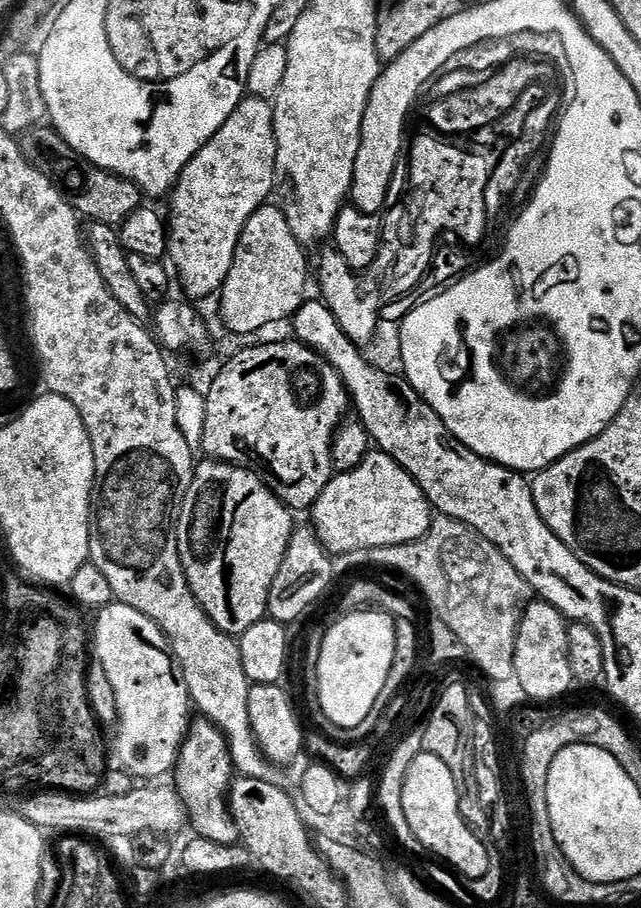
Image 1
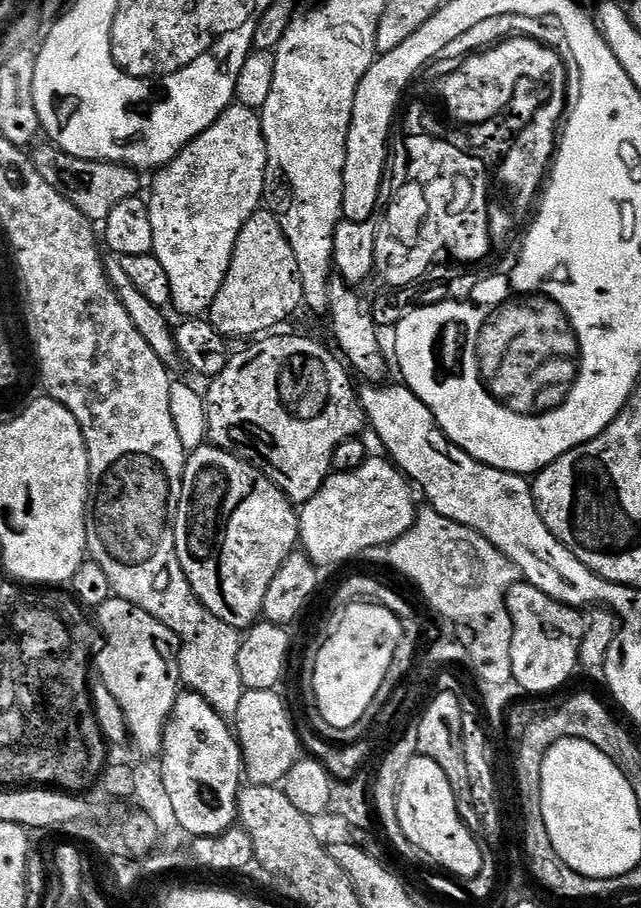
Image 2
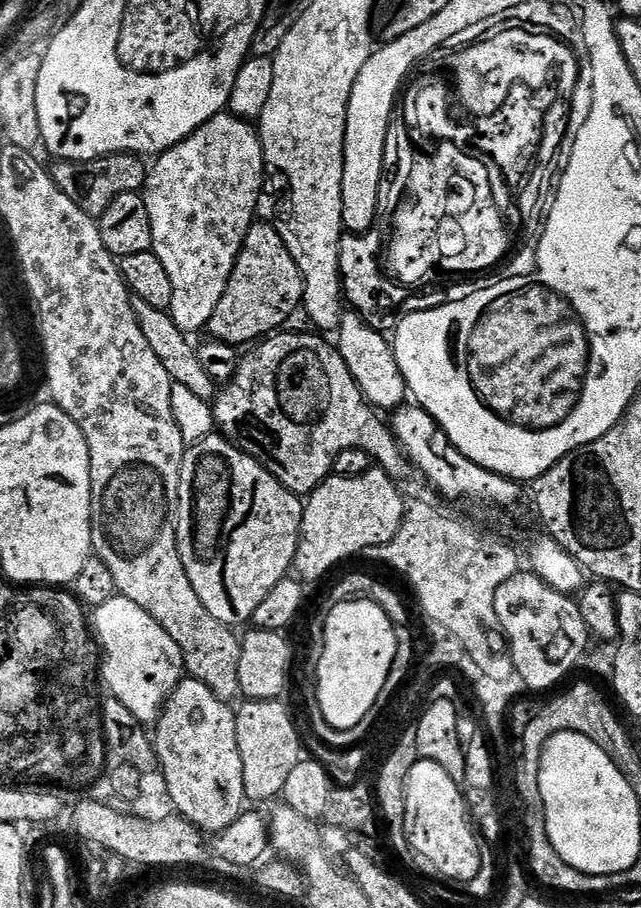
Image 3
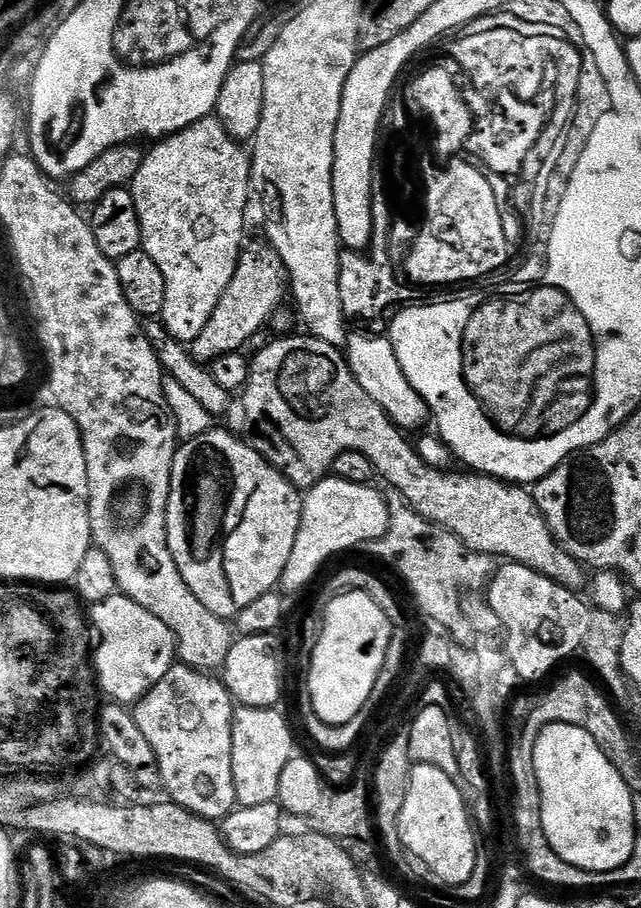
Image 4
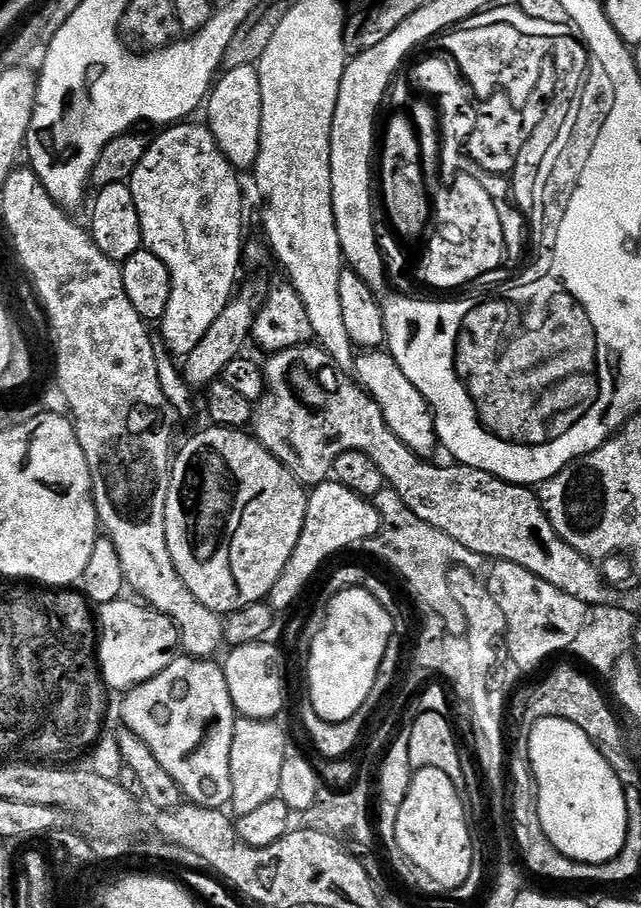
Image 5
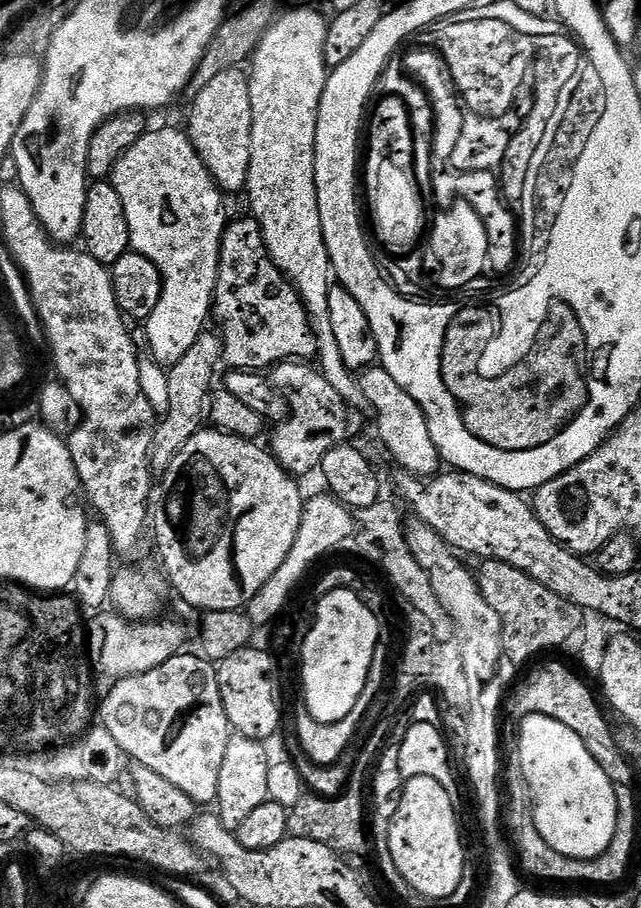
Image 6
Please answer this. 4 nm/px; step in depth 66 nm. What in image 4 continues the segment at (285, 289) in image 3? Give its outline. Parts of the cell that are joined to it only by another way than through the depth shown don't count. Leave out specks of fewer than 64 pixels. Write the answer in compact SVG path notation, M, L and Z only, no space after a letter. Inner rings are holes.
M260 240L249 241L241 249L234 278L223 291L218 306L210 316L210 321L206 322L201 334L190 345L195 361L210 364L220 355L241 351L244 348L243 345L256 335L263 325L265 327L271 321L283 305L281 303L284 296L286 300L290 281L285 263L268 241Z

